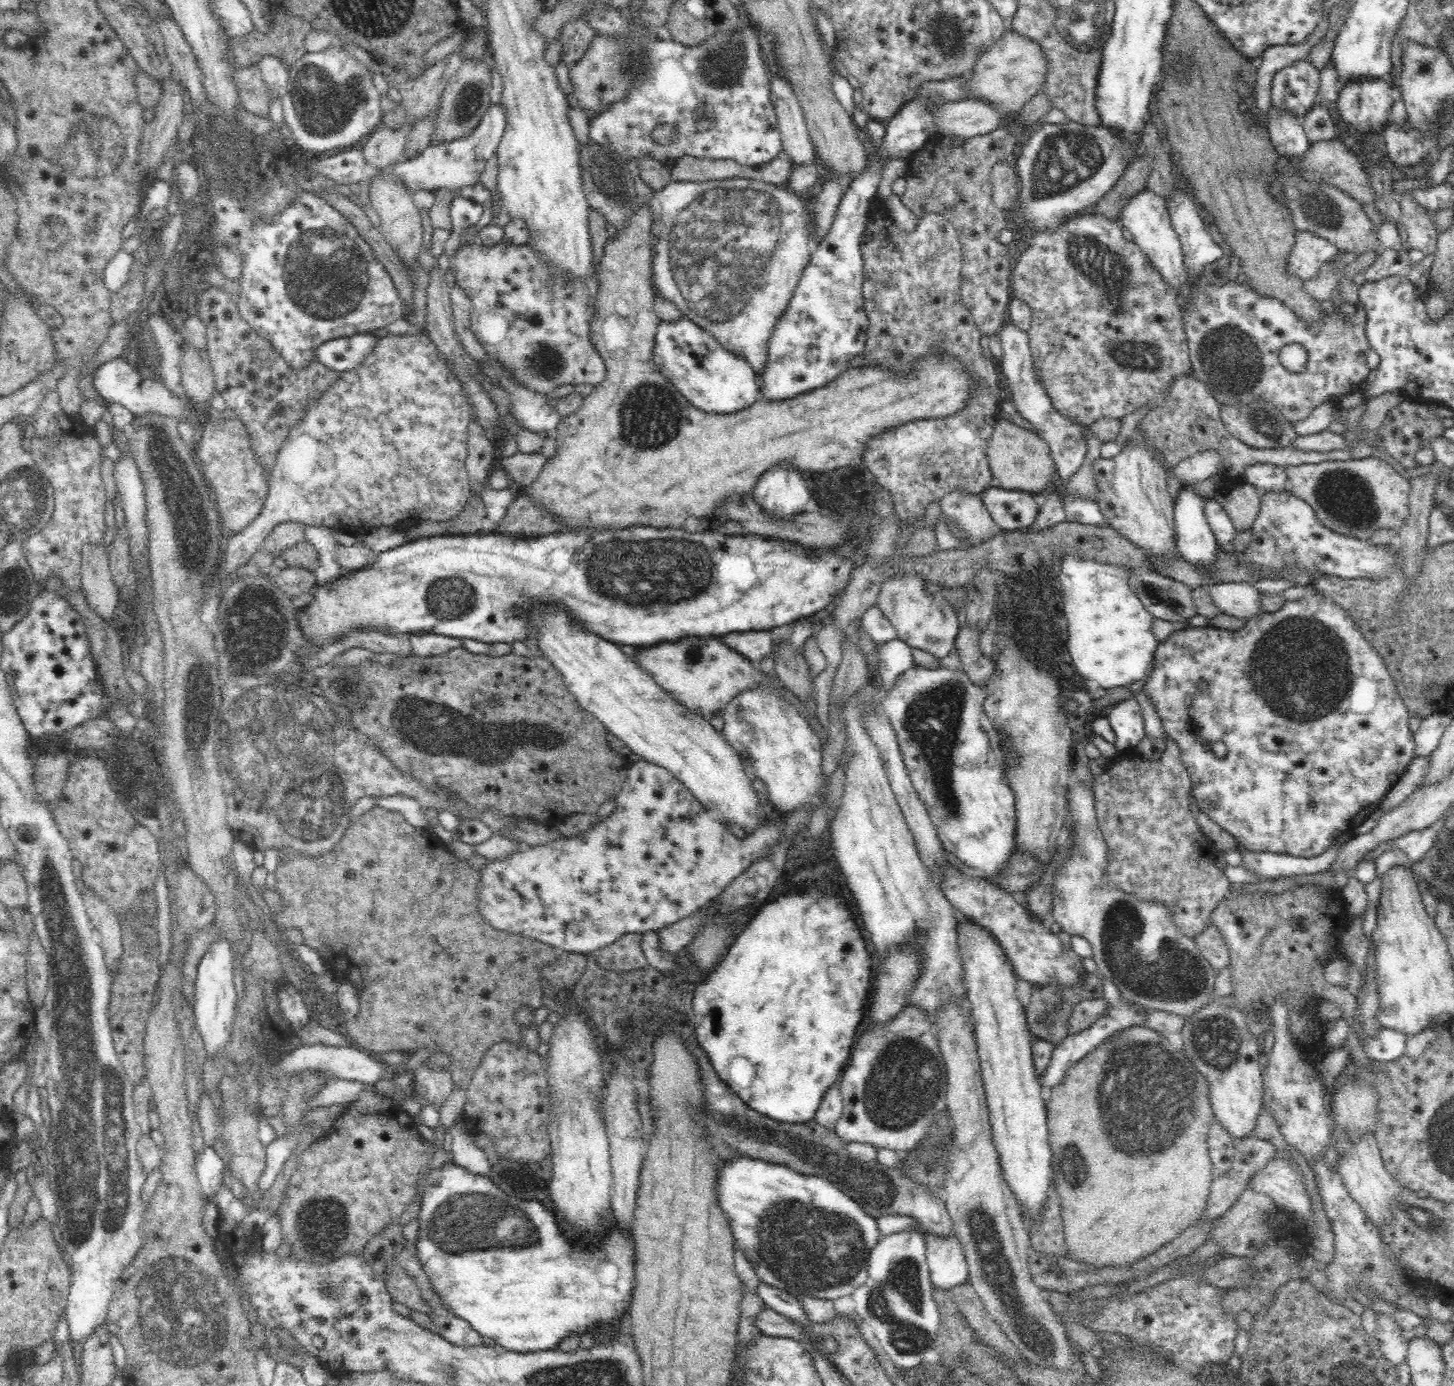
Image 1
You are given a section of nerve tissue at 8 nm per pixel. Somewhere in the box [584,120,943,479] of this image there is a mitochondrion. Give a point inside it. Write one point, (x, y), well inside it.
(722, 239)

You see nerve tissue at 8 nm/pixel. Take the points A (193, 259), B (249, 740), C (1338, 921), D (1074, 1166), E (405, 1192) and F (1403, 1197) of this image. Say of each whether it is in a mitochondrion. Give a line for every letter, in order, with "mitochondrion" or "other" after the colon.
A: other
B: mitochondrion
C: other
D: mitochondrion
E: other
F: other

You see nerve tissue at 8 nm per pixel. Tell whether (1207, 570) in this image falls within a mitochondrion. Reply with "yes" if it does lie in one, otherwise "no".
no

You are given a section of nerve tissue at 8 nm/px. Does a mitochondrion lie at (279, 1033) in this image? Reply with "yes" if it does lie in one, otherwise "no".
no

